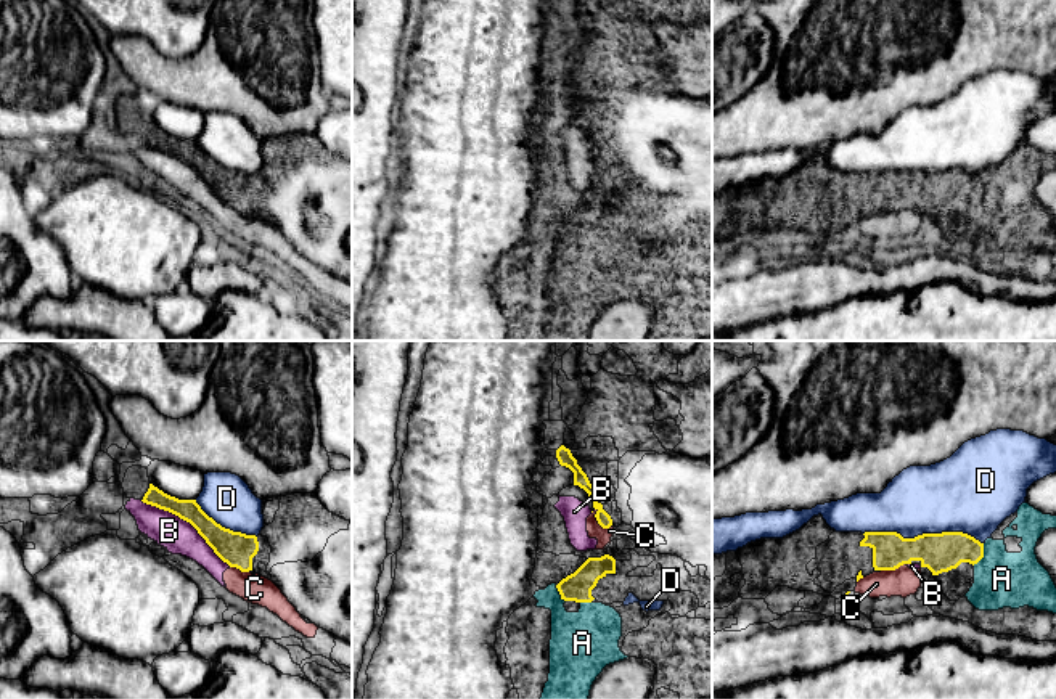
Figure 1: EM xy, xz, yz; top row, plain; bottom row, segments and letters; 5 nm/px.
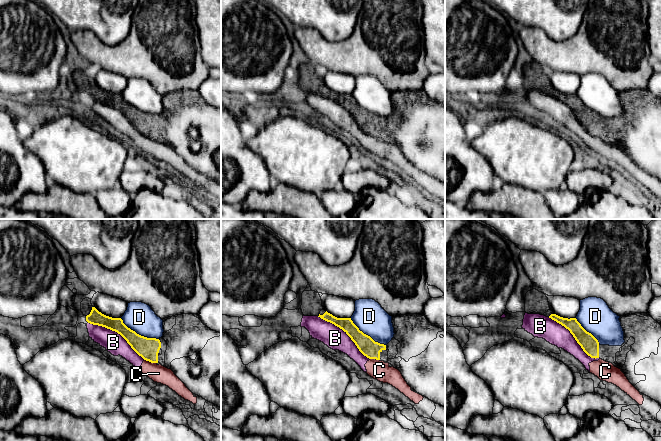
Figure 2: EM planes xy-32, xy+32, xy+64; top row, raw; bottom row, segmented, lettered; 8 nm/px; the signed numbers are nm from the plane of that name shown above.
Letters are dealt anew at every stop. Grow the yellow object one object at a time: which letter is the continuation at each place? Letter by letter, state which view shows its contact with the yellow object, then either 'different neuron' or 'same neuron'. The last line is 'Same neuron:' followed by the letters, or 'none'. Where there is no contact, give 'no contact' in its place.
A: yz | same neuron
B: xy | different neuron
C: xz | different neuron
D: yz | different neuron
Same neuron: A

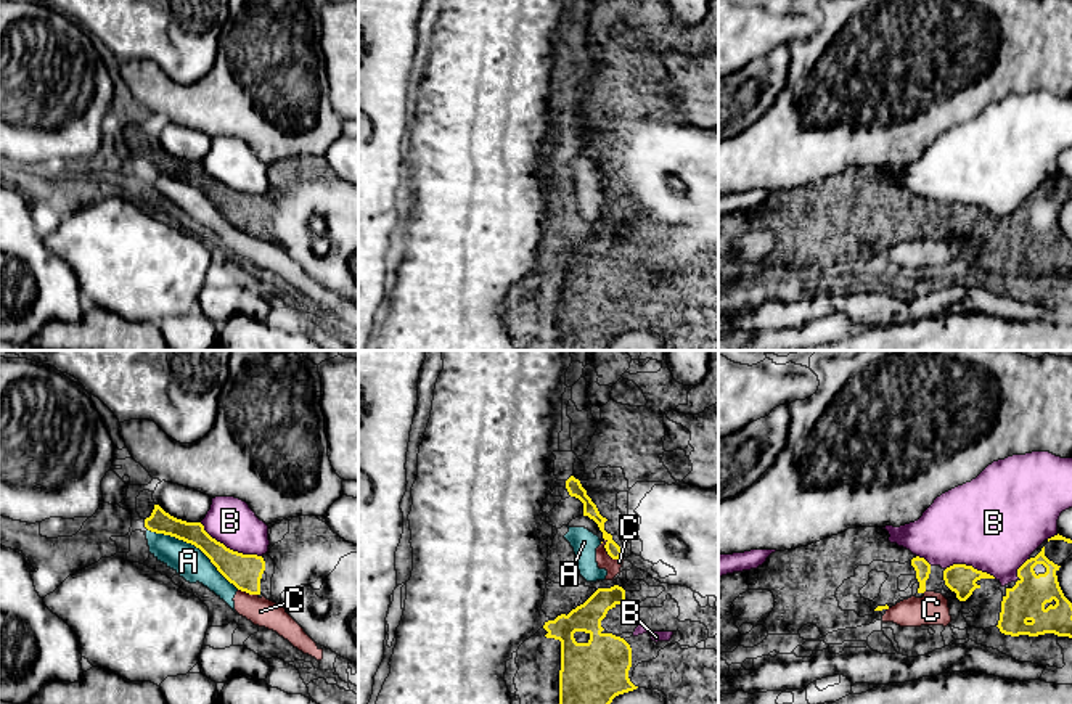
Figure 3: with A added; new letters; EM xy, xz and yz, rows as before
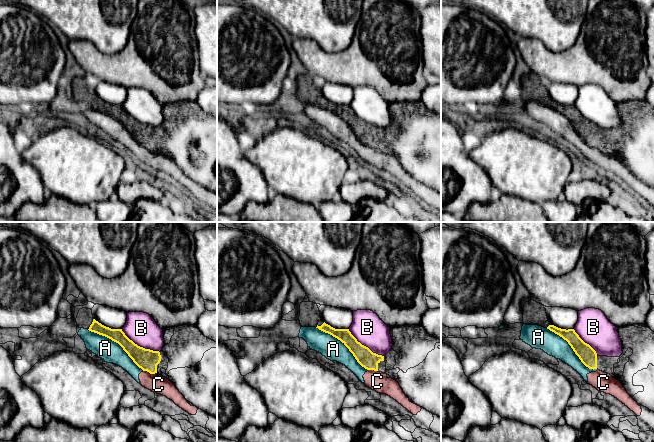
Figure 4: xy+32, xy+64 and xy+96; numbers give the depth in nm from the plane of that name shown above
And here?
A: xy | different neuron
B: xy | different neuron
C: xz | different neuron
Same neuron: none

